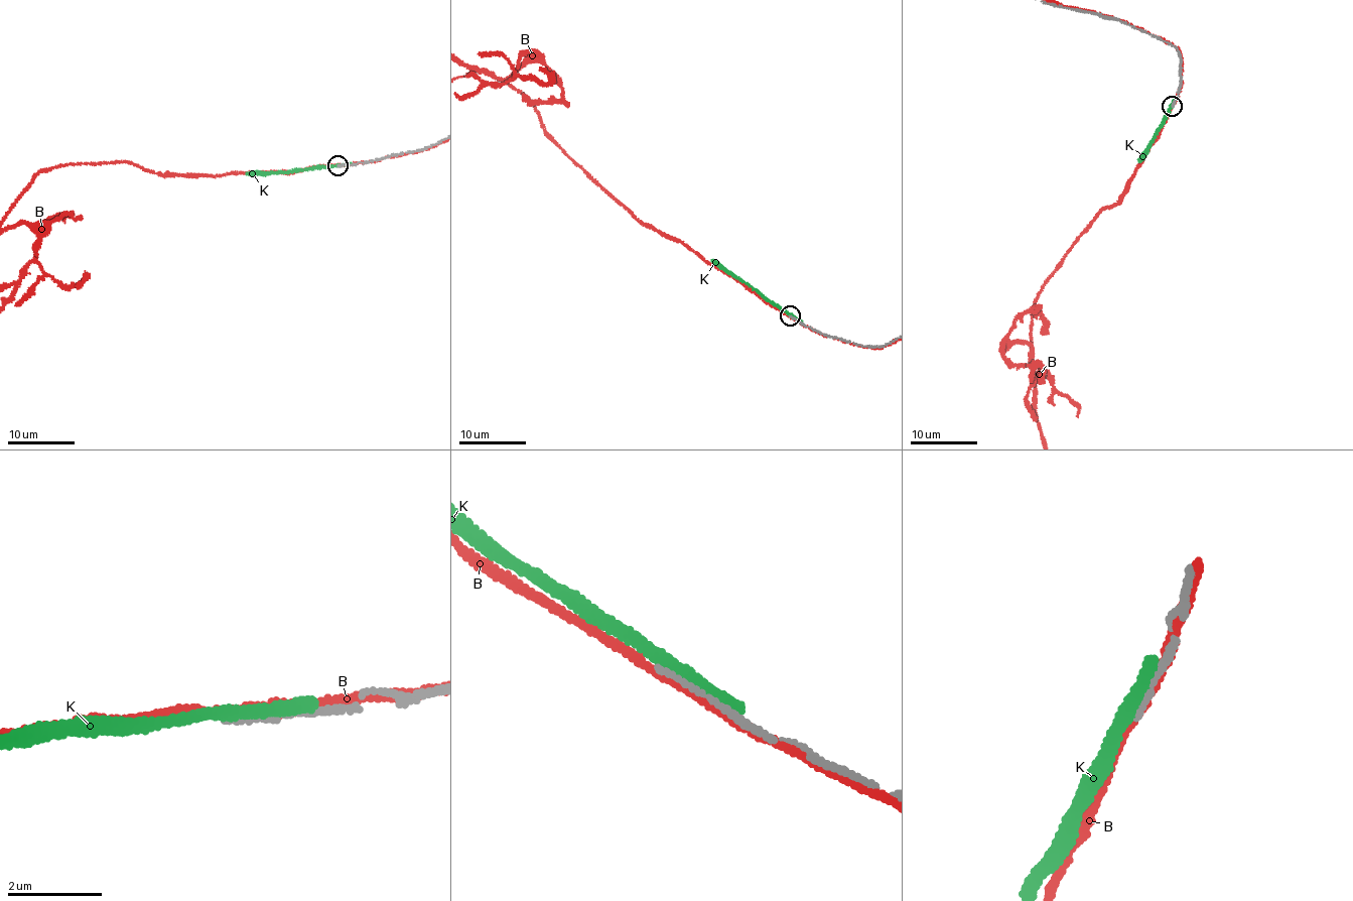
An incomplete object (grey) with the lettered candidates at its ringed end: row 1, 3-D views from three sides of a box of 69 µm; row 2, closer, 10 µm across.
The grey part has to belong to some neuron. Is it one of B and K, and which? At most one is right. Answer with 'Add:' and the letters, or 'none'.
Add: none

